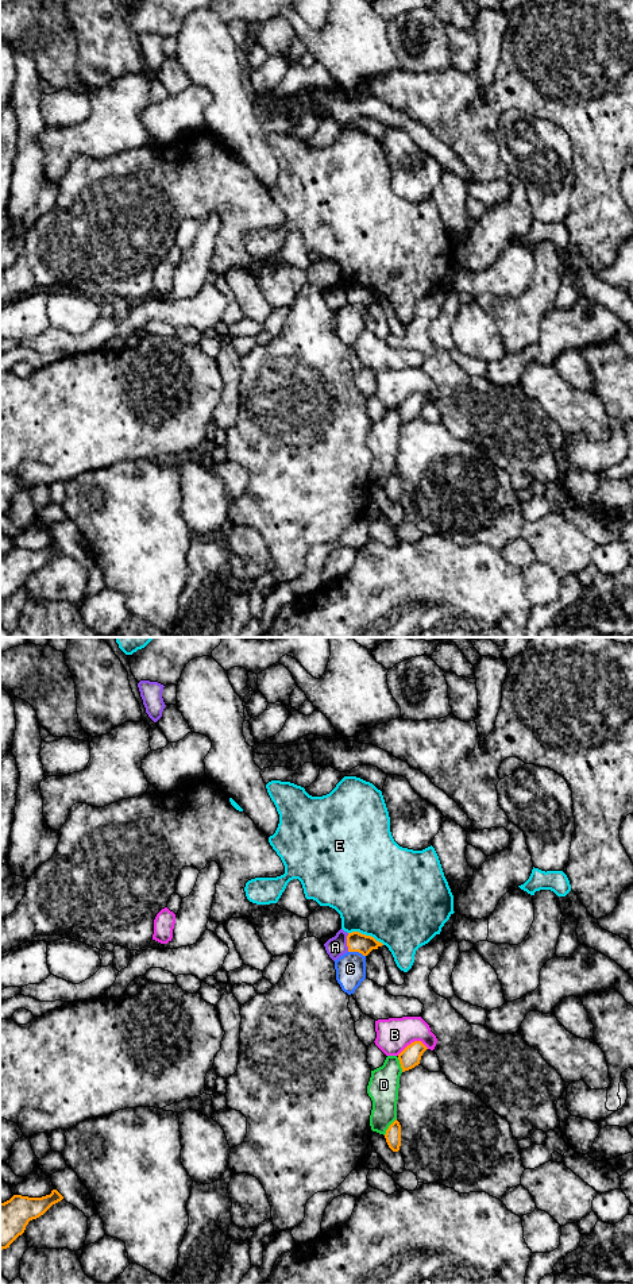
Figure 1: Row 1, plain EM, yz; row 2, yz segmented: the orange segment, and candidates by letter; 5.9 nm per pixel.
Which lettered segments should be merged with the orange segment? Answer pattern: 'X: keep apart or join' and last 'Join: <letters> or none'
A: keep apart
B: keep apart
C: keep apart
D: keep apart
E: keep apart
Join: none

